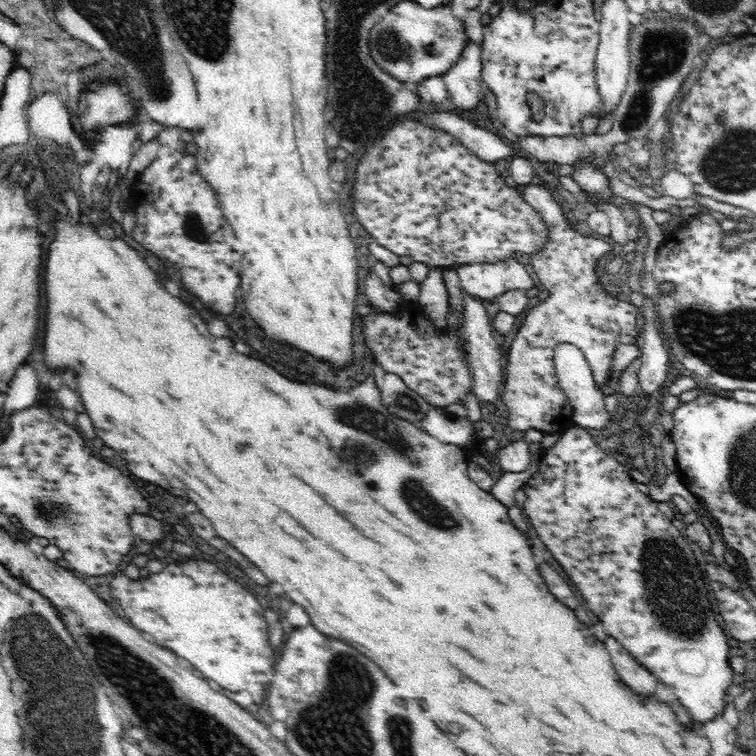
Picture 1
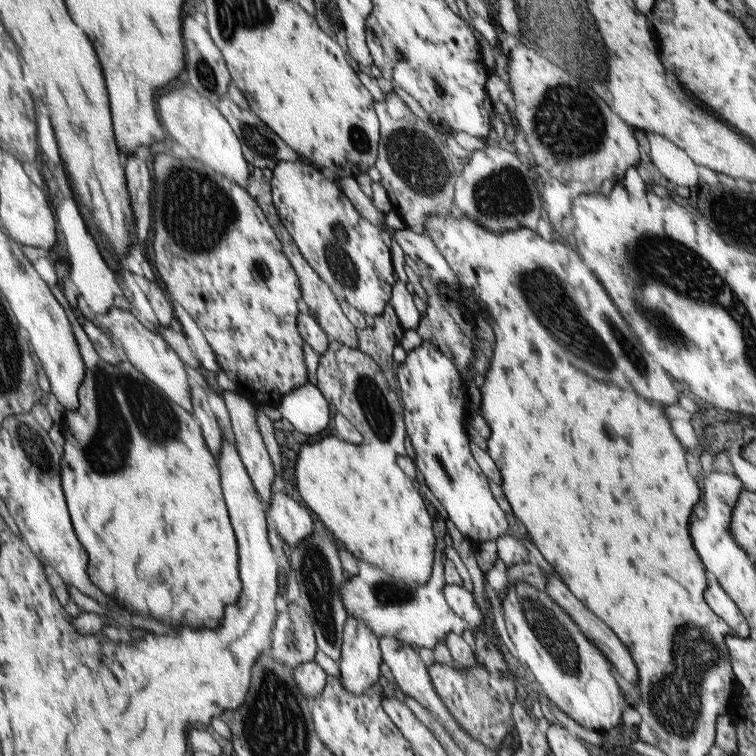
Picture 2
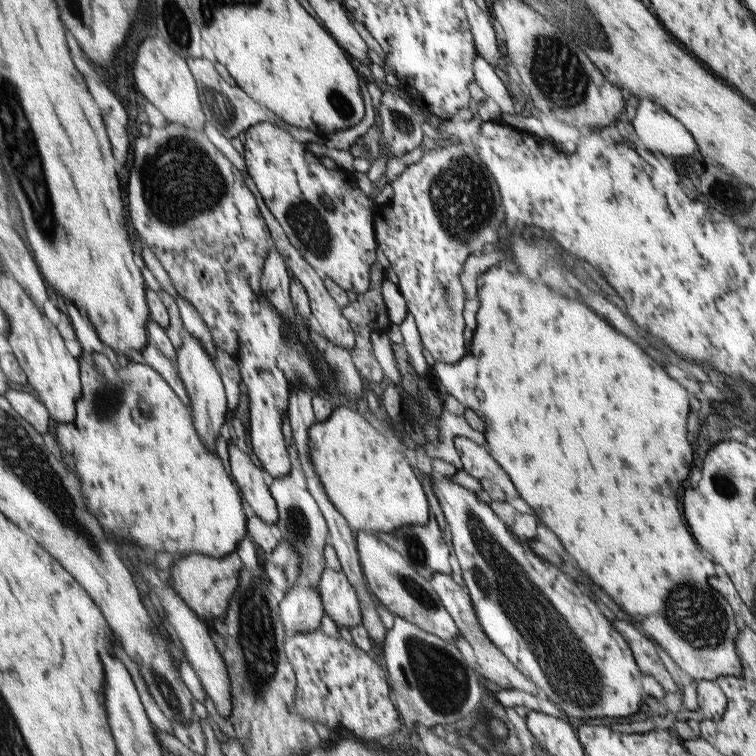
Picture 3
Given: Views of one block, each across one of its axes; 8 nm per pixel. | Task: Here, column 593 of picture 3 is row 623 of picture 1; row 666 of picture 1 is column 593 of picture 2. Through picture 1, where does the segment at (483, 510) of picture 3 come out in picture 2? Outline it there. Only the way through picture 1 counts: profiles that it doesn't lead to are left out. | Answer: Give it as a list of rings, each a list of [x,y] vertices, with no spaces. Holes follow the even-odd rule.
[[[526,583],[506,586],[500,600],[504,624],[516,650],[528,650],[530,664],[540,664],[540,672],[546,672],[535,678],[545,696],[588,730],[603,733],[620,726],[626,704],[622,689],[612,674],[613,666],[562,607],[546,592]]]

